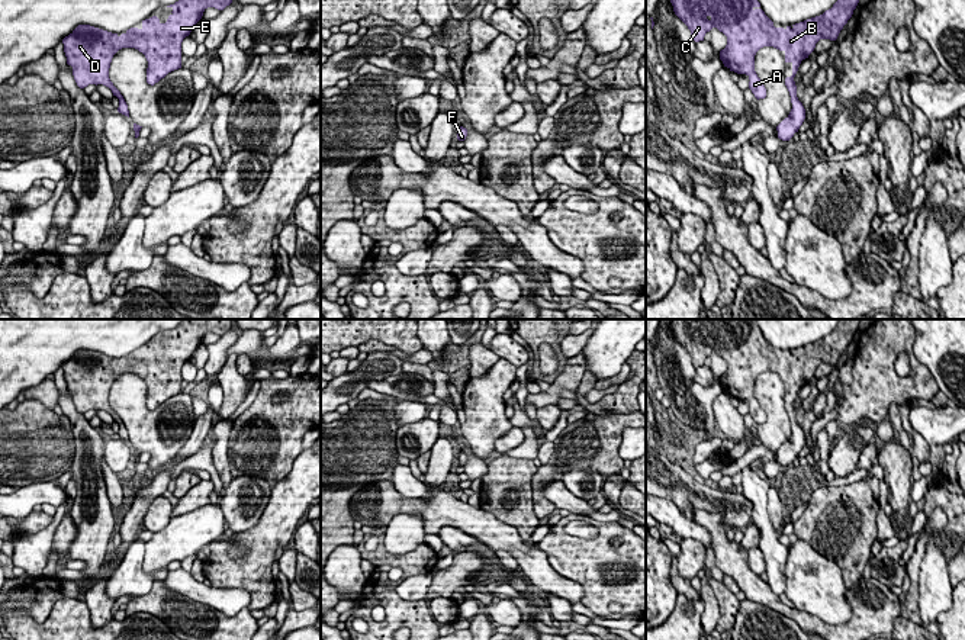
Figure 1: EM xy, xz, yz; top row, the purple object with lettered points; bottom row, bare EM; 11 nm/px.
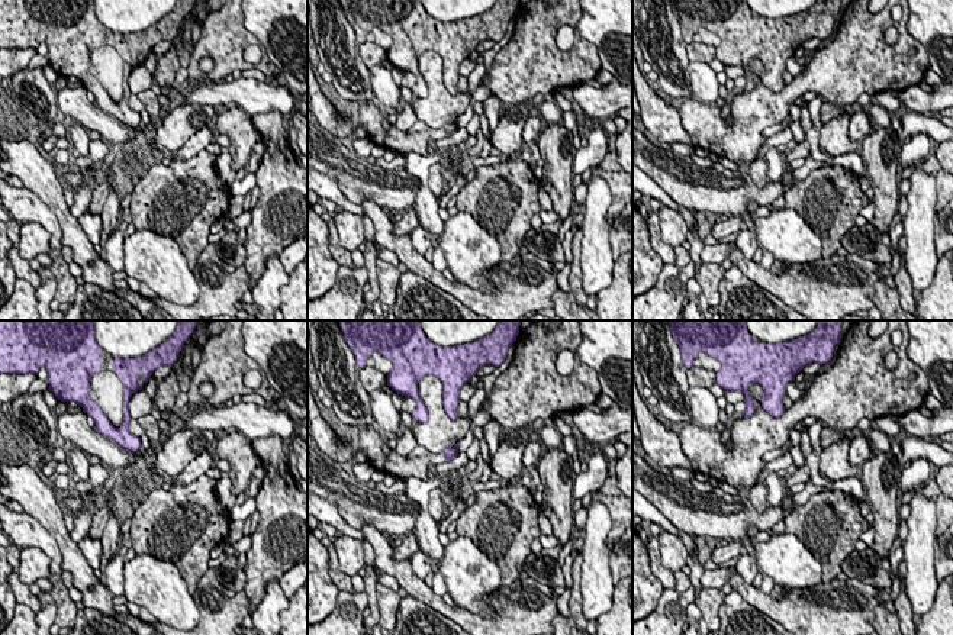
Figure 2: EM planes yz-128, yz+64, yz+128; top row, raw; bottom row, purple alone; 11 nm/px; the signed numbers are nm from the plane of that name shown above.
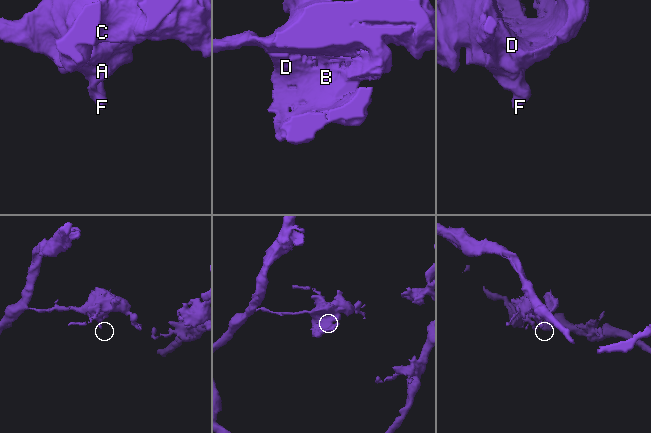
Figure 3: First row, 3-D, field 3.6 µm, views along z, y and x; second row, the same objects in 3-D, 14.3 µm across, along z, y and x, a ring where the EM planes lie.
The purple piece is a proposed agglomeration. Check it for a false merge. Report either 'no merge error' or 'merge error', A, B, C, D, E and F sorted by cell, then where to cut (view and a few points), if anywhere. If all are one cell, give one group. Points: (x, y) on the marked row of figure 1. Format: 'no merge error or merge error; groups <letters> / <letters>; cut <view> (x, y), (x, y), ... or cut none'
no merge error; groups A B C D E F; cut none

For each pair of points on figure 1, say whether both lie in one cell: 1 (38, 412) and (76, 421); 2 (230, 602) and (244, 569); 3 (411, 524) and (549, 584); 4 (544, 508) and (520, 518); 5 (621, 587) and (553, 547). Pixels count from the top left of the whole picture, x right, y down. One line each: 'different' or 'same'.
1: different
2: different
3: different
4: different
5: same

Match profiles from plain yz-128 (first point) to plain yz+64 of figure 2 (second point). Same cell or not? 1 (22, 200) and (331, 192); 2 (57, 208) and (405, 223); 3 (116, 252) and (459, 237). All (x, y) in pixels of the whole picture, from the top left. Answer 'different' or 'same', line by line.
1: same
2: different
3: different

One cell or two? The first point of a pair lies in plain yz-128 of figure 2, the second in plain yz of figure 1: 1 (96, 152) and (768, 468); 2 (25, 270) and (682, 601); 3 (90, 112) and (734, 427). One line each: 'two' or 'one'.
1: one
2: two
3: one

